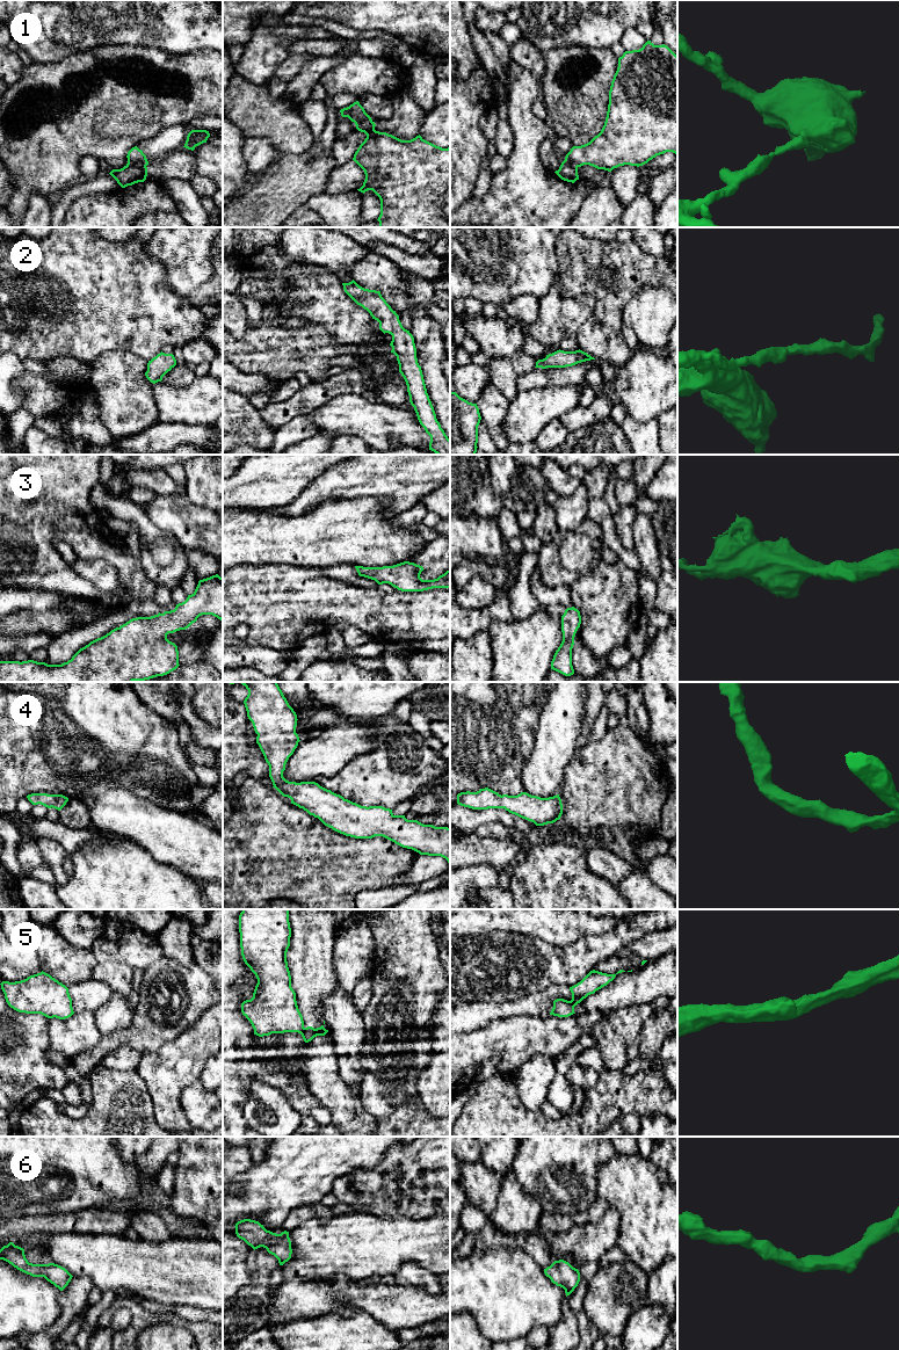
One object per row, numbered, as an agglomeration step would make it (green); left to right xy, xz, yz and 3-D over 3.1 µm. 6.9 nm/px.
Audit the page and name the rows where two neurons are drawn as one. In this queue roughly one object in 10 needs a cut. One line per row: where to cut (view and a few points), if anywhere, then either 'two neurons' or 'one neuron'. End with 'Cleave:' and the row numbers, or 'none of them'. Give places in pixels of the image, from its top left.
1: xy (128, 161), (145, 166) | two neurons
2: no cut | one neuron
3: no cut | one neuron
4: no cut | one neuron
5: xz (305, 1028), (301, 1033) | two neurons
6: no cut | one neuron
Cleave: 1, 5

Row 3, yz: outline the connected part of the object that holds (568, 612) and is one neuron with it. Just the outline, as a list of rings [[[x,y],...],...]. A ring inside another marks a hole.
[[[574,607],[567,608],[561,616],[563,641],[551,661],[551,669],[565,676],[571,676],[574,674],[572,666],[572,648],[574,645],[574,637],[578,629],[580,627],[580,624],[580,611]]]

